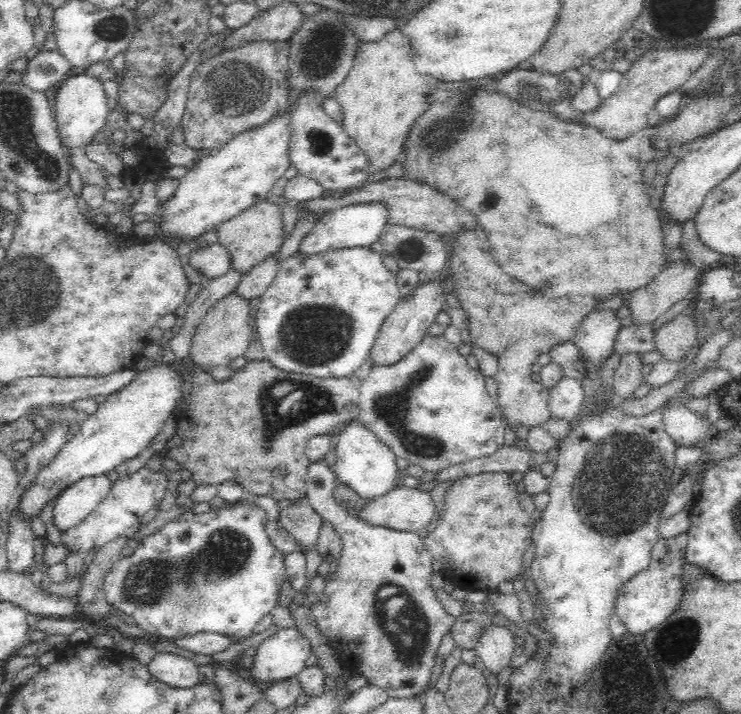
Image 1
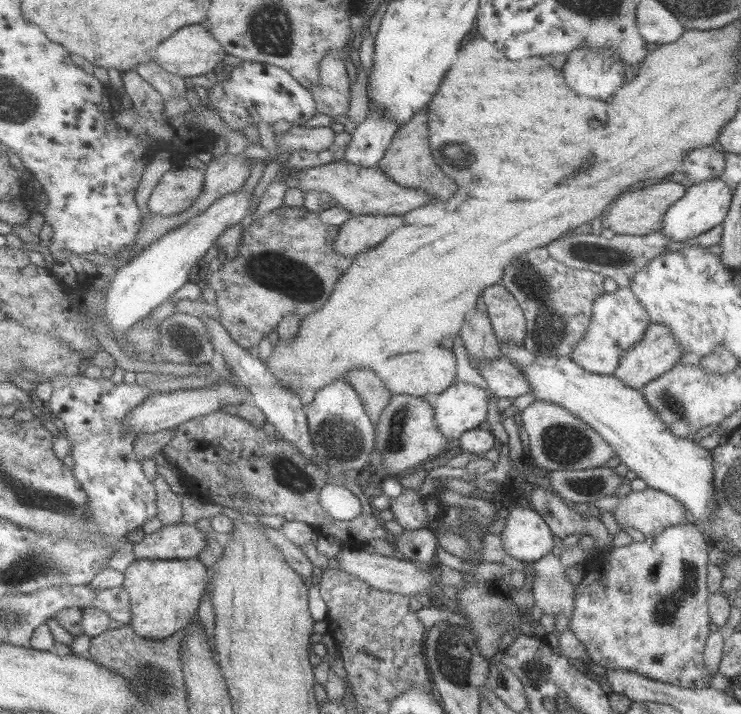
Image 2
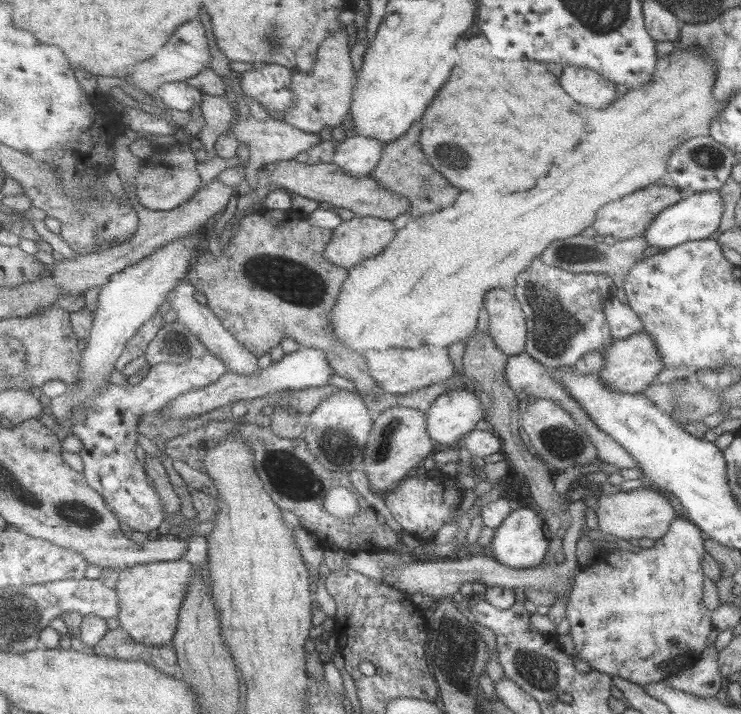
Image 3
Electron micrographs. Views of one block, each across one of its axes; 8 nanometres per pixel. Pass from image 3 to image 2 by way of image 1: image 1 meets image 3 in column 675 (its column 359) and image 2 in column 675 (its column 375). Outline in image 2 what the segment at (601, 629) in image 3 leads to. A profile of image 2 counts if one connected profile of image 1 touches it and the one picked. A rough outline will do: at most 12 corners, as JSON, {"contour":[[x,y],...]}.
{"contour":[[694,521],[591,560],[569,629],[589,660],[709,686]]}

